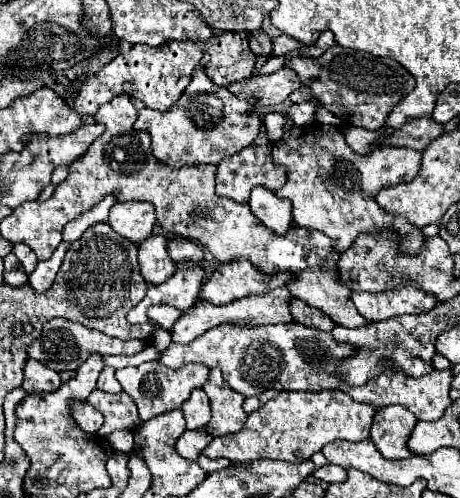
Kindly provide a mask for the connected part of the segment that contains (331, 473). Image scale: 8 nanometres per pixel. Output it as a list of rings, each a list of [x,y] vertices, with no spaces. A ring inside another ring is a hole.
[[[326,464],[322,468],[316,468],[312,476],[318,478],[318,480],[334,480],[334,482],[340,482],[340,480],[346,478],[346,470],[340,468],[340,466],[336,466],[336,464]]]

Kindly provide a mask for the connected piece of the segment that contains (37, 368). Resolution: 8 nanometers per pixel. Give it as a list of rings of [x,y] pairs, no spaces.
[[[28,358],[28,364],[24,368],[24,384],[22,388],[30,392],[53,392],[60,387],[61,378],[58,372],[38,364],[38,360]]]

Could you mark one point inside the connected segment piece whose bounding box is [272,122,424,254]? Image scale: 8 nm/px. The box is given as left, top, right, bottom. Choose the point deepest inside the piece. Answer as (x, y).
(333, 189)

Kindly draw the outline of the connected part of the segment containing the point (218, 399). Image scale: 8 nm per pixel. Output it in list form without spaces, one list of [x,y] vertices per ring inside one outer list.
[[[216,368],[210,370],[210,380],[204,384],[204,392],[212,408],[212,420],[208,422],[210,432],[214,432],[214,436],[240,432],[246,422],[246,412],[242,410],[244,396],[234,392]]]

